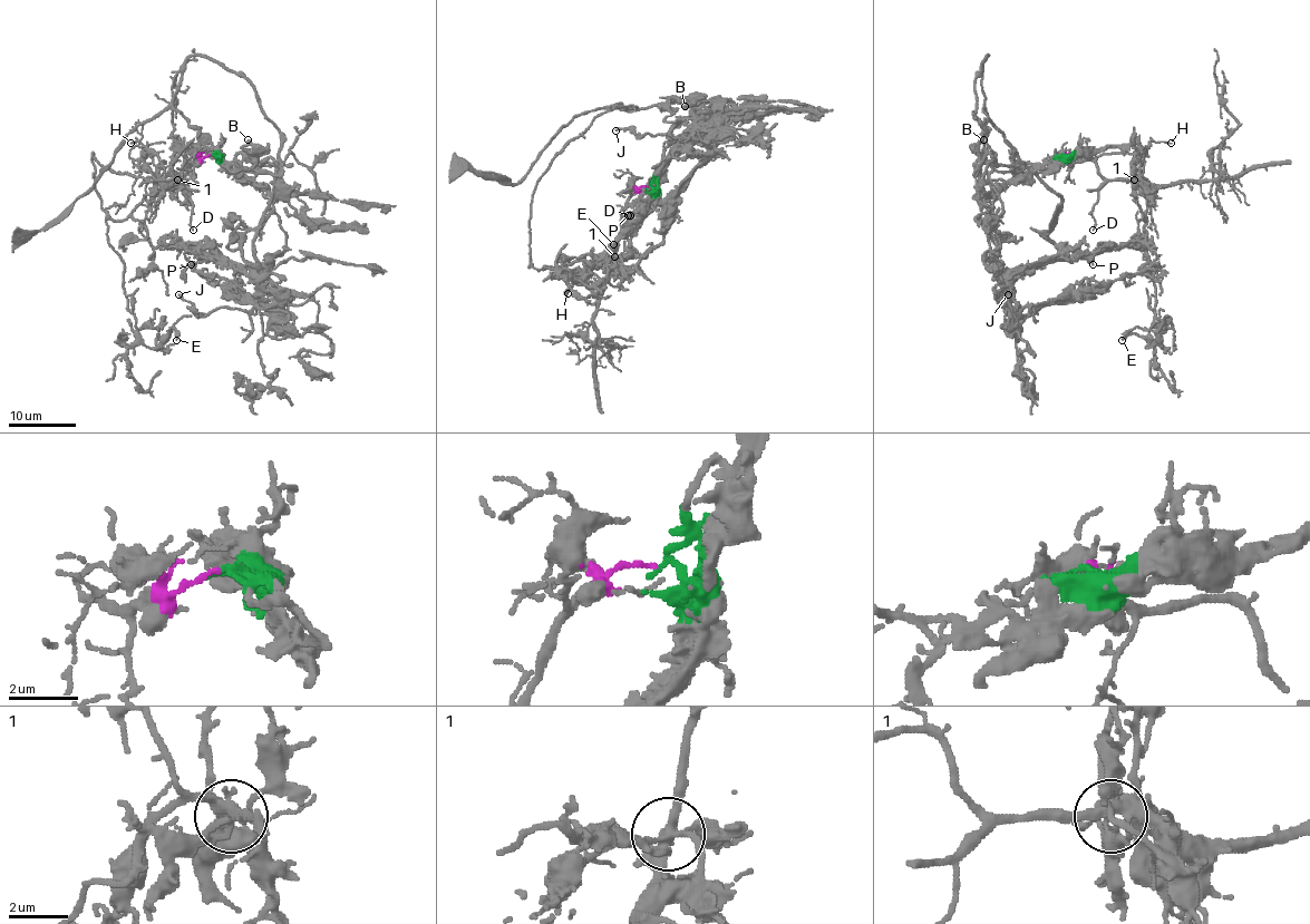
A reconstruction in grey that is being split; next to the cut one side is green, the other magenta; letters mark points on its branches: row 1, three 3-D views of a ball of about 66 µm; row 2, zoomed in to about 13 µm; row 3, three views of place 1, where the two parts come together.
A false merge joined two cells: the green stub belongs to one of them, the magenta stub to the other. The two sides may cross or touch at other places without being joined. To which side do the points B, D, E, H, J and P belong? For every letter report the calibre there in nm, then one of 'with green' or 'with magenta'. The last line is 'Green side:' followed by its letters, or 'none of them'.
B: 190 nm thick; with green
D: 90 nm thick; with magenta
E: 280 nm thick; with green
H: 100 nm thick; with magenta
J: 150 nm thick; with green
P: 90 nm thick; with green
Green side: B, E, J, P

